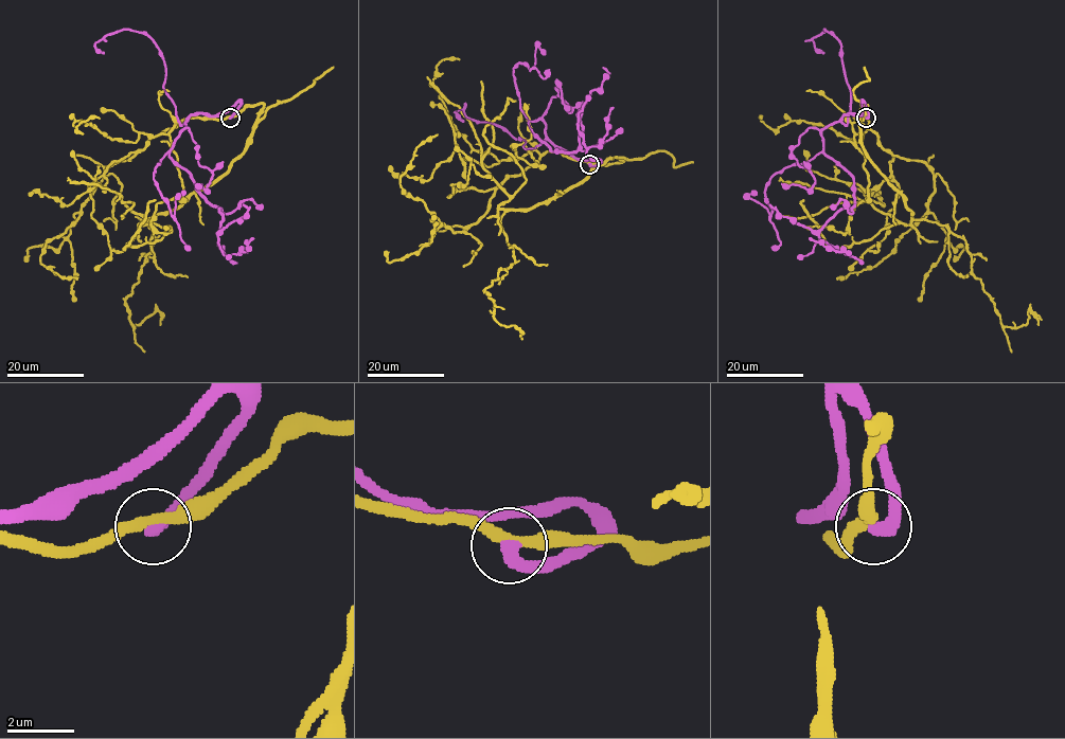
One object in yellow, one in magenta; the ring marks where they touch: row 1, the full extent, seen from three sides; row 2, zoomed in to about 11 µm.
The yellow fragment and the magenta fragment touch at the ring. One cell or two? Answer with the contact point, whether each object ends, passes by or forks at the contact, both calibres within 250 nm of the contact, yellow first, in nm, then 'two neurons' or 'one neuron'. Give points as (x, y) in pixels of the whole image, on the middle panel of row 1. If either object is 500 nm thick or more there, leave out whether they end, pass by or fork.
at (589, 164); yellow passes by; magenta ends there; 320 nm thick on the yellow side, 400 nm on the other; two neurons

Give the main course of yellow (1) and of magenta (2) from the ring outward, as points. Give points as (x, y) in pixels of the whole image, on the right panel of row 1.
1: (866, 118), (864, 104), (859, 142), (911, 217), (964, 240), (1007, 327), (1030, 310), (1039, 324)
2: (866, 118), (861, 102), (821, 131), (854, 202), (818, 237), (849, 255), (810, 237)

